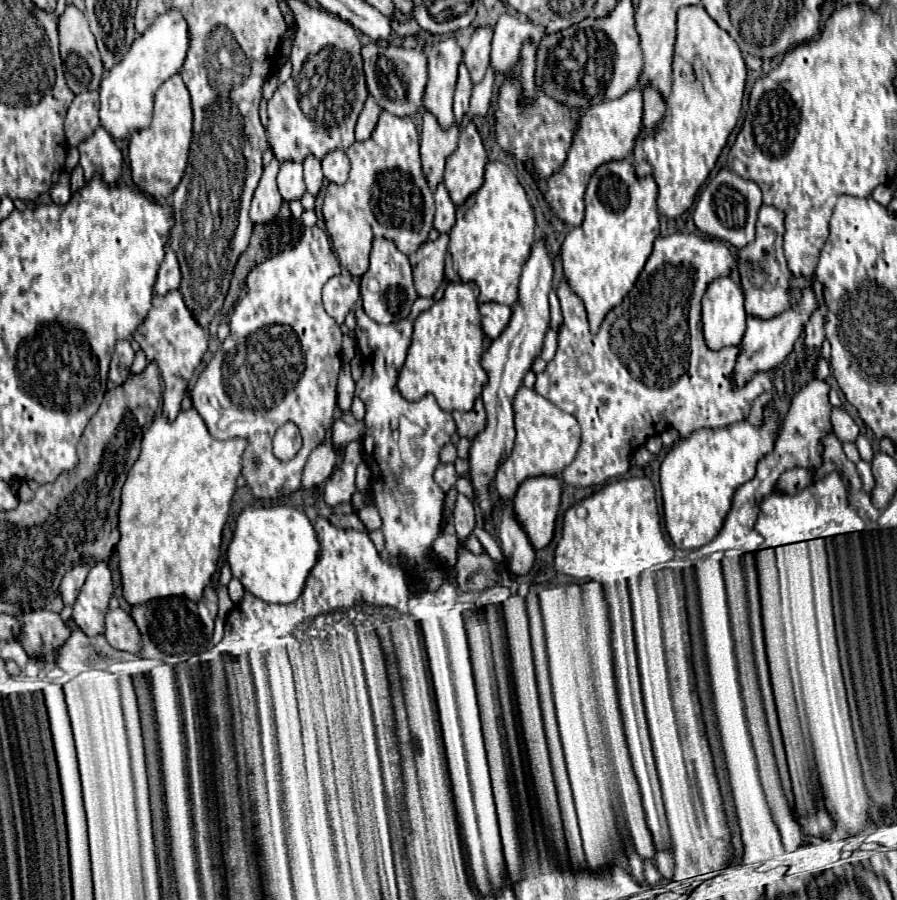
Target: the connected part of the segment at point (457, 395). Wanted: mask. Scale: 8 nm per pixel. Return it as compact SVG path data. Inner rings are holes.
M448 283L444 297L436 301L430 309L418 315L414 321L414 335L412 345L406 355L406 363L398 377L398 387L404 399L408 401L420 401L424 395L434 395L438 405L444 411L468 411L472 409L476 397L482 393L484 385L488 383L488 375L480 365L482 355L482 339L484 331L480 325L480 313L478 313L478 287L474 283Z

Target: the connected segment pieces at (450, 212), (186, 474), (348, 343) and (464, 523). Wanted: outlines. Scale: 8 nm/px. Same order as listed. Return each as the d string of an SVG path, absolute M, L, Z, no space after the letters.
M440 183L436 193L434 193L434 201L436 201L436 215L434 215L434 227L440 233L448 233L454 225L454 213L456 213L456 205L452 203L446 185Z
M194 407L180 411L174 421L168 421L164 415L154 417L152 425L144 431L138 461L130 469L122 489L118 523L120 543L116 545L116 551L120 559L124 599L130 605L170 595L188 597L192 601L202 599L202 591L218 567L222 529L228 521L230 501L236 491L236 477L242 469L242 453L246 445L246 439L220 441L212 437Z
M344 335L344 345L342 345L342 359L344 359L346 363L350 363L350 361L356 357L356 351L358 351L358 347L356 347L356 341L354 341L350 335Z
M458 493L454 503L454 525L458 535L470 535L474 529L474 503L470 497Z

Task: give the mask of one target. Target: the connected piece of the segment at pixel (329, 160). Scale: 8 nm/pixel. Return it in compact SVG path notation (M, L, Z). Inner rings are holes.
M332 151L328 153L324 159L322 159L322 171L324 171L324 177L330 181L330 183L336 183L336 185L344 185L344 181L348 179L348 173L350 173L350 163L348 163L348 157L344 151Z

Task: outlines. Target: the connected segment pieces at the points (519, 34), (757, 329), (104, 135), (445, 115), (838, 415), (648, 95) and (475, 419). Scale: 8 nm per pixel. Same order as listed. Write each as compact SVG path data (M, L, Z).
M502 13L494 27L492 39L492 67L500 73L510 73L520 59L520 49L526 39L540 41L544 35L542 26L532 25L530 21L520 21L516 15Z
M810 283L808 287L804 287L800 291L800 299L788 311L784 311L784 313L780 313L776 317L770 317L770 319L760 319L760 317L748 315L748 329L746 329L744 339L740 343L742 345L742 353L738 357L736 371L732 373L732 381L736 385L742 385L748 379L752 379L756 371L772 371L772 369L776 369L792 353L794 343L802 335L804 325L810 321L812 313L818 309L818 305L820 305L818 295L814 291L814 285Z
M98 127L88 139L84 139L78 145L78 151L86 181L90 181L96 173L102 175L110 185L118 181L122 171L122 153L104 127Z
M446 37L428 51L428 85L424 93L424 107L436 115L440 127L448 129L454 123L452 97L456 89L458 65L462 61L462 47L454 37Z
M832 407L832 431L840 441L856 441L858 437L858 425L840 407Z
M646 83L642 87L642 93L644 93L644 129L642 129L642 133L646 133L662 119L664 97L660 95L660 91L652 83Z
M478 399L474 409L468 411L468 413L454 413L454 419L456 419L458 435L474 439L486 427L486 411L484 411L482 401Z

